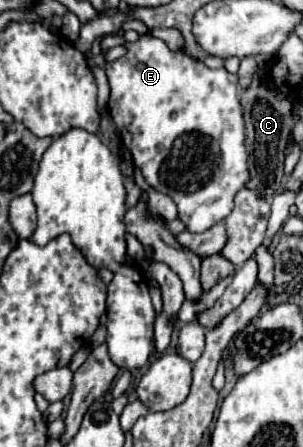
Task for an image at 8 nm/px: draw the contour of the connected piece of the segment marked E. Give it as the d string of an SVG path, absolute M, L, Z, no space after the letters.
M143 34L137 42L127 44L127 54L105 64L111 84L109 114L117 126L123 146L131 152L135 166L157 192L171 196L179 208L179 218L189 232L205 232L225 220L233 210L235 194L251 180L247 168L245 120L237 94L237 74L225 68L209 68L183 50L171 52L163 40Z

